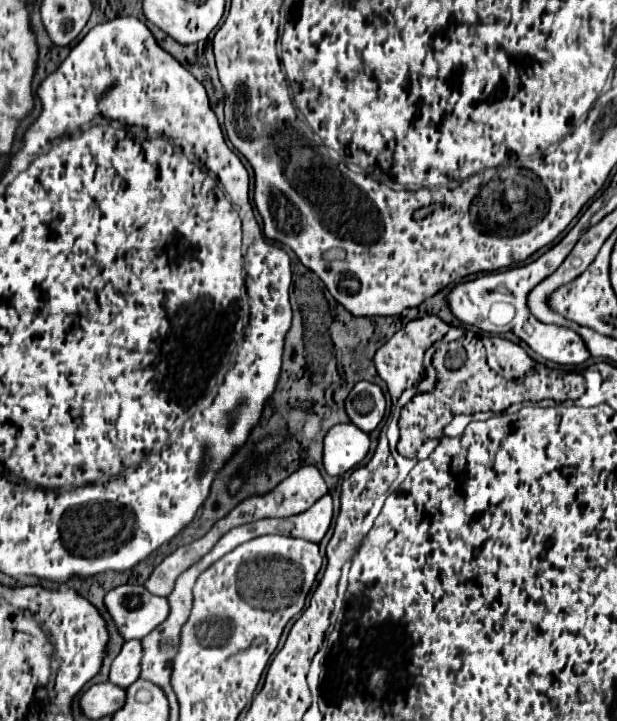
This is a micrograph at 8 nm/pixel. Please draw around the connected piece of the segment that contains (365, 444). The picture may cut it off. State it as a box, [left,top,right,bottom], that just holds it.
[324,423,370,475]

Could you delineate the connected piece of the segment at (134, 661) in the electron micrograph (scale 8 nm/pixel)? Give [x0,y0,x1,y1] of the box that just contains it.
[110,639,142,687]

